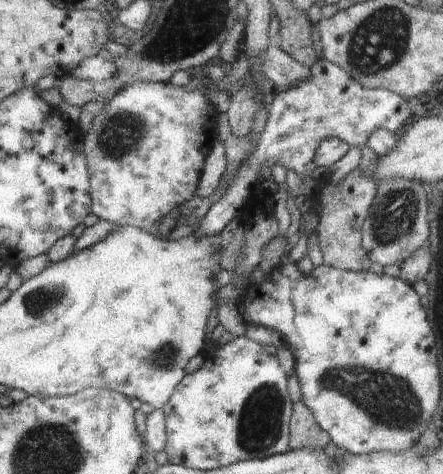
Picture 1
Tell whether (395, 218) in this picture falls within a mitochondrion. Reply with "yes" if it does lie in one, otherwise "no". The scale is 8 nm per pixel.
yes

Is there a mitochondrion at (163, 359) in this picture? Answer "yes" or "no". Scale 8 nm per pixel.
yes

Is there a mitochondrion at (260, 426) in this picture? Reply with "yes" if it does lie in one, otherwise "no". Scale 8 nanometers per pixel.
yes

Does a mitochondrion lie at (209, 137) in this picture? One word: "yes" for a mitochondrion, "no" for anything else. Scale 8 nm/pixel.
no

